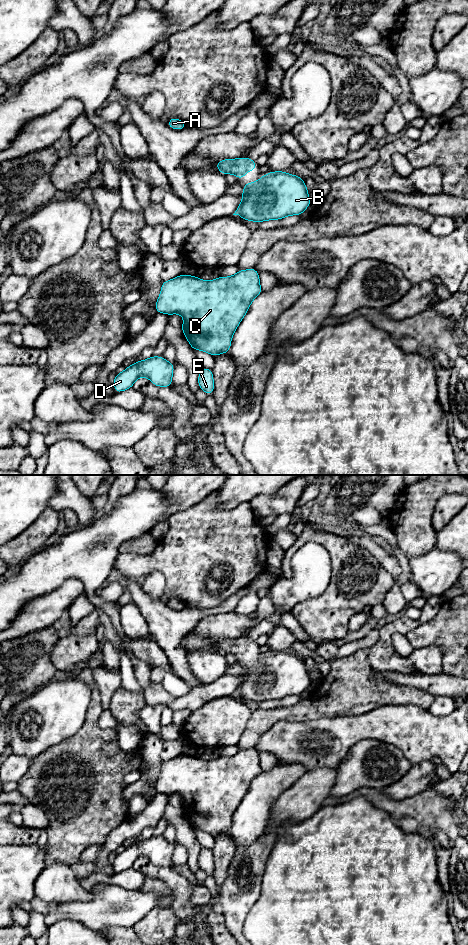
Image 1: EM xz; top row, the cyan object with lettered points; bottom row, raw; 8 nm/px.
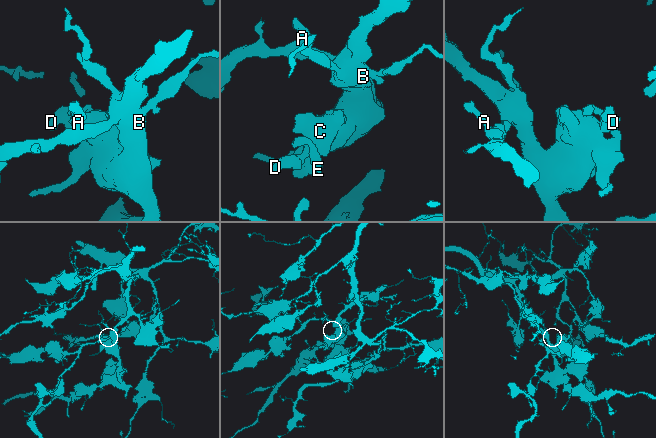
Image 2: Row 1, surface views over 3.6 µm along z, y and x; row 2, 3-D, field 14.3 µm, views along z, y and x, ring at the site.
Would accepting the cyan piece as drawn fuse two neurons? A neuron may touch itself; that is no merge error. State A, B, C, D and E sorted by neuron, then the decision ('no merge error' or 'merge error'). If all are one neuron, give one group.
A B C D E; no merge error

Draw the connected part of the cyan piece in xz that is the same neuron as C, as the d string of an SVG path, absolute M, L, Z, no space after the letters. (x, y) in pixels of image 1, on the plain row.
M255 748L239 750L235 755L220 756L211 761L181 754L162 762L155 790L168 796L182 795L184 801L181 809L190 827L215 837L229 832L237 807L248 792L252 781L262 772L259 753Z

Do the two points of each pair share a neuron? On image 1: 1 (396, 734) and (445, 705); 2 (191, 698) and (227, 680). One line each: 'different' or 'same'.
1: different
2: same

